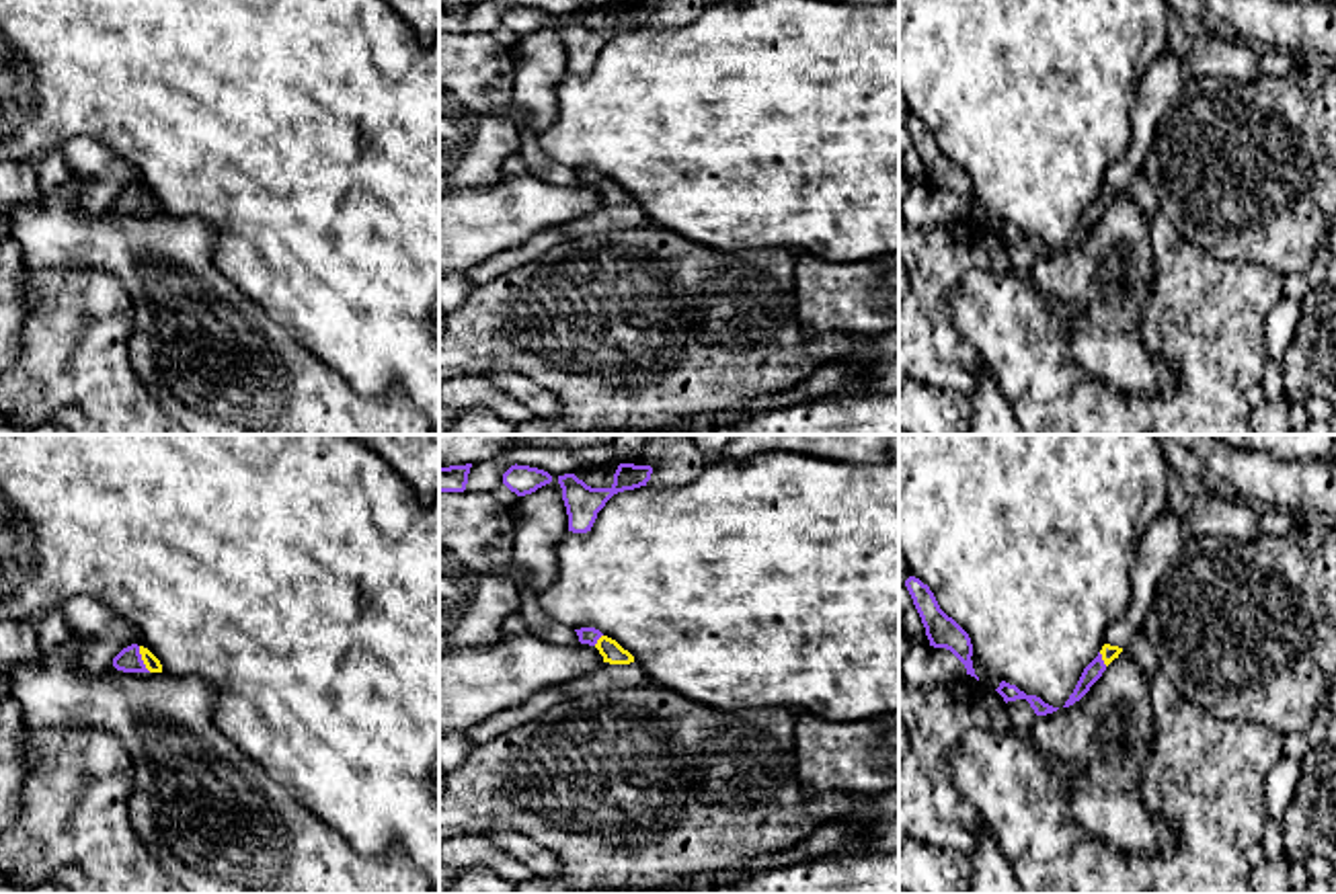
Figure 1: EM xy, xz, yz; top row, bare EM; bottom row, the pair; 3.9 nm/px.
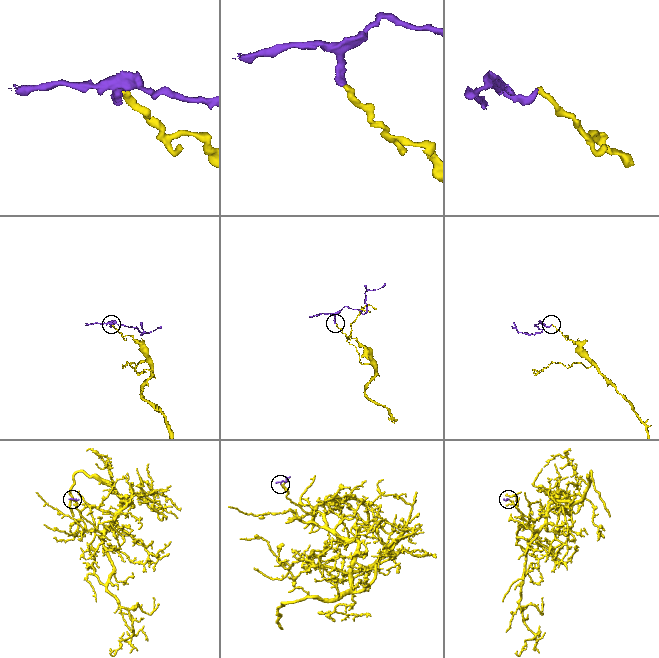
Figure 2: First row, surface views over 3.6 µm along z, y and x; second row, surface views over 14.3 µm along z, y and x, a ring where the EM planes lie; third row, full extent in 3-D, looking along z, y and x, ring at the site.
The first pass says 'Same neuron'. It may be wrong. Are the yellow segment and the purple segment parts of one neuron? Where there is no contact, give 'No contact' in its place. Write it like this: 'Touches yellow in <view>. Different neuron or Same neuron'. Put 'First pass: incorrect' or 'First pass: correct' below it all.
Touches yellow in xy. Same neuron
First pass: correct

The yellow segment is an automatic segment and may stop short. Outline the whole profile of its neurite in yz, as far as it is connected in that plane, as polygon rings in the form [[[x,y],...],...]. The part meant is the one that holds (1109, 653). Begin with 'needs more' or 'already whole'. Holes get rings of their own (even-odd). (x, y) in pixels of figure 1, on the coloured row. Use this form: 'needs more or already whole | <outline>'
needs more | [[[1104,644],[1102,650],[1098,652],[1098,656],[1084,668],[1073,693],[1069,695],[1069,699],[1065,701],[1063,707],[1069,707],[1075,701],[1079,701],[1090,691],[1090,687],[1102,677],[1106,666],[1114,658],[1118,658],[1121,652],[1123,652],[1123,648]]]

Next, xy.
needs more | [[[131,644],[123,648],[113,666],[123,673],[162,673],[160,660],[144,646]]]

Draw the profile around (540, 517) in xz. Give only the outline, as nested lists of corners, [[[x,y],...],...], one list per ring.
[[[558,476],[532,494],[519,496],[515,506],[515,547],[511,562],[525,574],[519,584],[519,613],[527,623],[527,632],[544,642],[581,644],[573,627],[556,629],[540,607],[540,593],[556,578],[554,545],[568,529],[568,515],[562,500]]]

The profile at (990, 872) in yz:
[[[989,828],[979,832],[977,847],[969,855],[969,861],[969,894],[1024,894],[1016,873],[1012,871]]]

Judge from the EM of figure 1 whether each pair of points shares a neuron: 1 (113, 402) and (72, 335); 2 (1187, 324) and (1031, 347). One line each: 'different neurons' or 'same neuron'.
1: same neuron
2: same neuron

